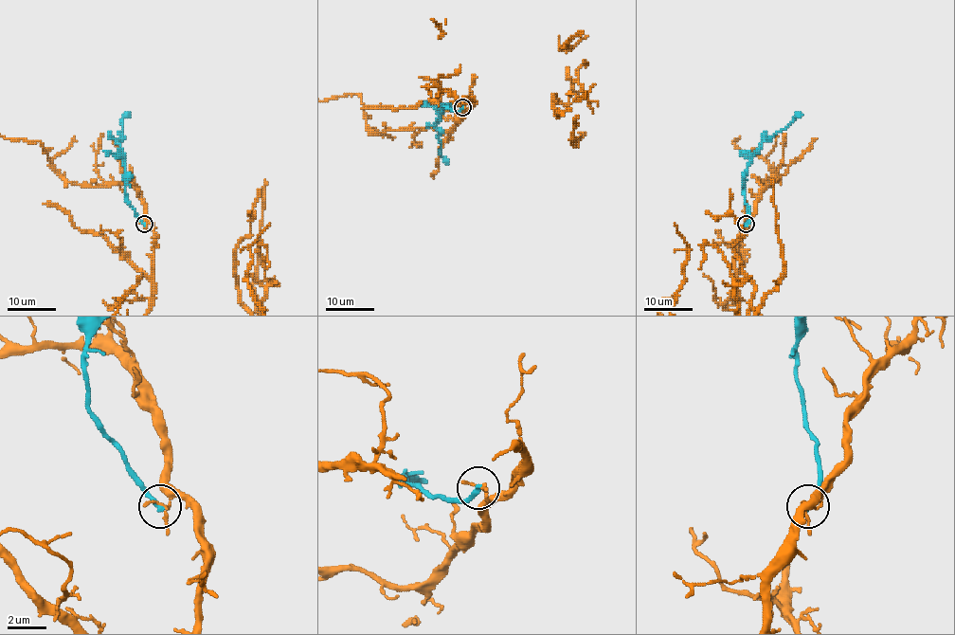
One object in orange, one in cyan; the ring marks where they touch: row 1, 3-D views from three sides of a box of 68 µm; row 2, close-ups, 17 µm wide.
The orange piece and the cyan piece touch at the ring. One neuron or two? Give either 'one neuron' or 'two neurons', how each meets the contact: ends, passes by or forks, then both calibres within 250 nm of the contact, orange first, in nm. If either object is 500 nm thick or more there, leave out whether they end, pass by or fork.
two neurons | orange passes by | cyan ends | 140/280 nm

